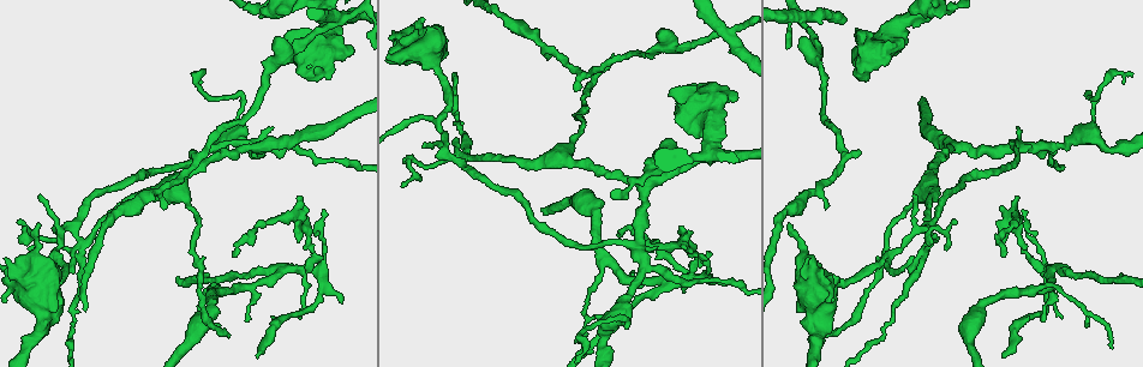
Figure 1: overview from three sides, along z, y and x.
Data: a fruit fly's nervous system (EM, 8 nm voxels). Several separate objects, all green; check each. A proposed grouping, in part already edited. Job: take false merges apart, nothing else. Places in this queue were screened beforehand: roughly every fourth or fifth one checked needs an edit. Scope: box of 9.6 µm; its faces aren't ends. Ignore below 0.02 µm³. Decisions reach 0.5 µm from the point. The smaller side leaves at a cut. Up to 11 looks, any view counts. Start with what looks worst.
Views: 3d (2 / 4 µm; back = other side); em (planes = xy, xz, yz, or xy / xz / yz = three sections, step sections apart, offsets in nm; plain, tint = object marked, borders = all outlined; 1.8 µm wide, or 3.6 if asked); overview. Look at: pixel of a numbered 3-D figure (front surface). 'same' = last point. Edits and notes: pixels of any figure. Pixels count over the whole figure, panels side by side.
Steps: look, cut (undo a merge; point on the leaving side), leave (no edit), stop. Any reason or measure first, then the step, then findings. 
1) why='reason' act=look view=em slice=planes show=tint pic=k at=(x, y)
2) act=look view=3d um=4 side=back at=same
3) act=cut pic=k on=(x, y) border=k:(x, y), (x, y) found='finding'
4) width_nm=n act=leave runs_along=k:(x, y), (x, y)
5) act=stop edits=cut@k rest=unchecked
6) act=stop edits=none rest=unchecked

why='sharp bend' act=look view=3d um=4 pic=1 at=(723, 30)

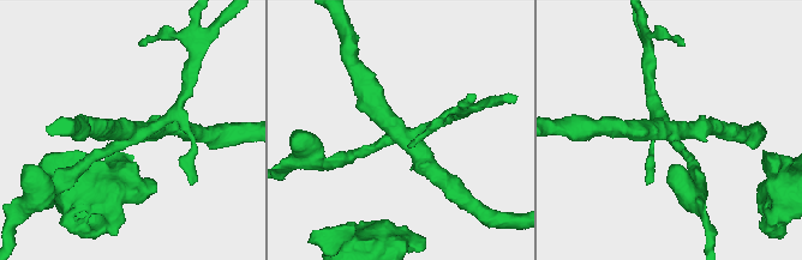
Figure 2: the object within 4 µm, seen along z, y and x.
arms=4 why='need the tissue' act=look view=em slice=yz step=16 show=tint pic=2 at=(671, 132)

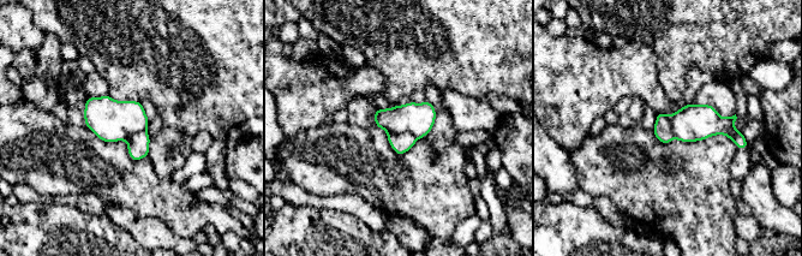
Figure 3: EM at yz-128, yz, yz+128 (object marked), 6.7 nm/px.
act=look view=em slice=planes show=borders at=same

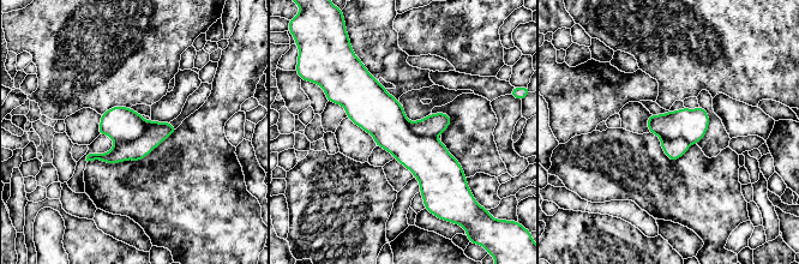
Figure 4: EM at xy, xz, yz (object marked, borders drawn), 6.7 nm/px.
width_nm=260 act=cut pic=4 on=(121, 124) part_leaving=4:(362, 73), (428, 168), (428, 199) found='a second cell is stuck on'

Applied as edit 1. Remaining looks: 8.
why='see it whole again' act=look view=overview

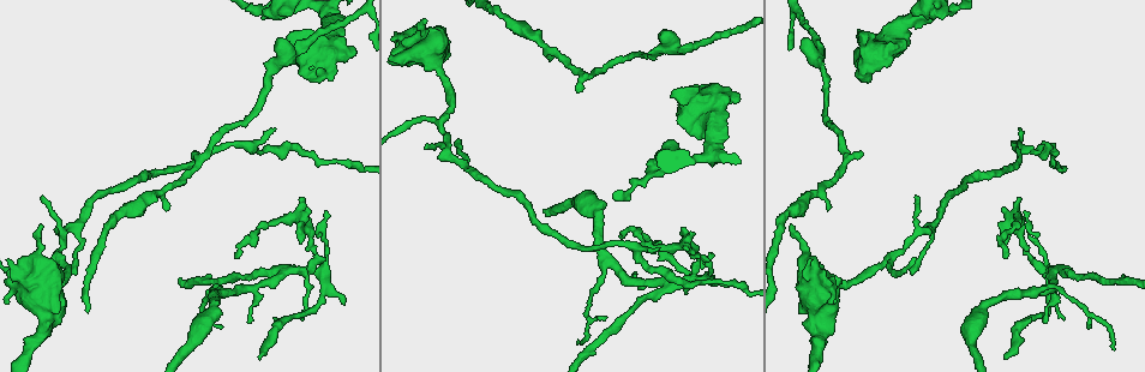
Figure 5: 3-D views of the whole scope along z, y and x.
why='sharp bend' act=look view=em um=3.6 slice=planes show=borders pic=5 at=(711, 123)

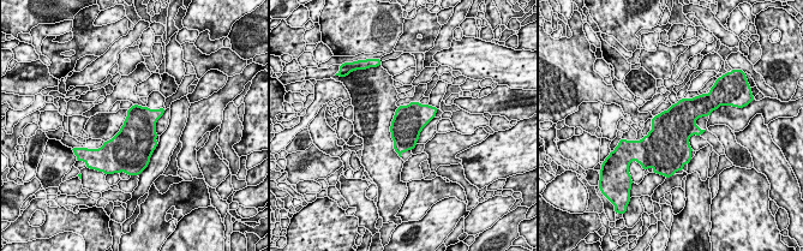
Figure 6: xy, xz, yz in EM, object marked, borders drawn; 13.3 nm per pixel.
width_nm=420 act=leave found='all the same cell'

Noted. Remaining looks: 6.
why='a fork' act=look view=3d um=4 pic=5 at=(815, 55)

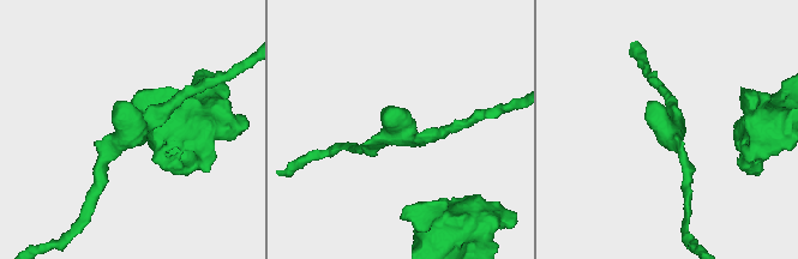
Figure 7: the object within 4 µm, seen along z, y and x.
why='shape alone is not enough' act=look view=em slice=planes show=tint pic=7 at=(125, 130)

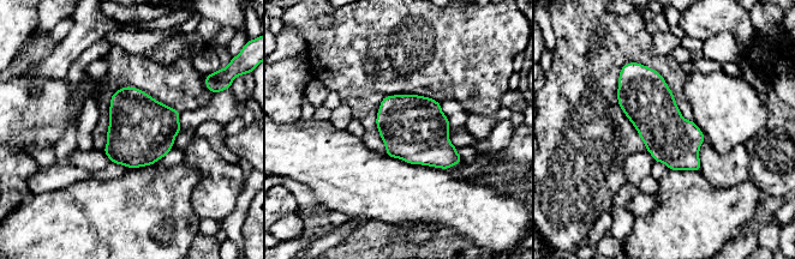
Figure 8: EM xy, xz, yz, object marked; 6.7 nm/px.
act=leave found='continuous, no second cell'

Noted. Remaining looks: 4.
why='side arm on a straight run' act=look view=em slice=planes show=plain pic=5 at=(57, 257)

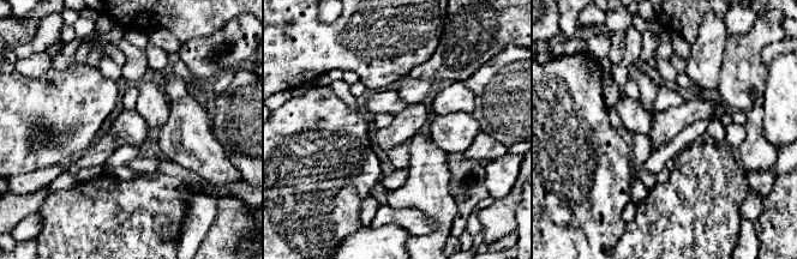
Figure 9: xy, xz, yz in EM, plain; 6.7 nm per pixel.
act=look view=em slice=planes show=tint at=same

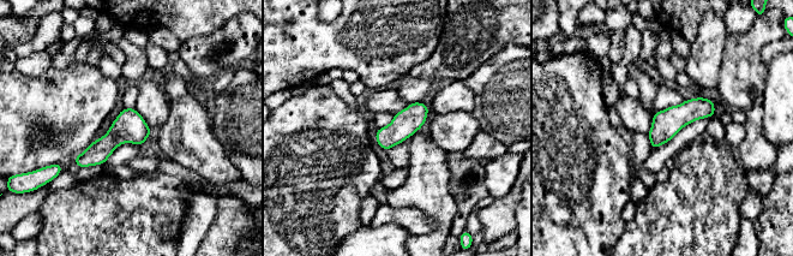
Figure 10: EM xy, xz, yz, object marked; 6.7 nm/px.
width_nm=180 act=leave found='one cell here'

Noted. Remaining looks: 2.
act=stop edits=cut@4 rest=unchecked

